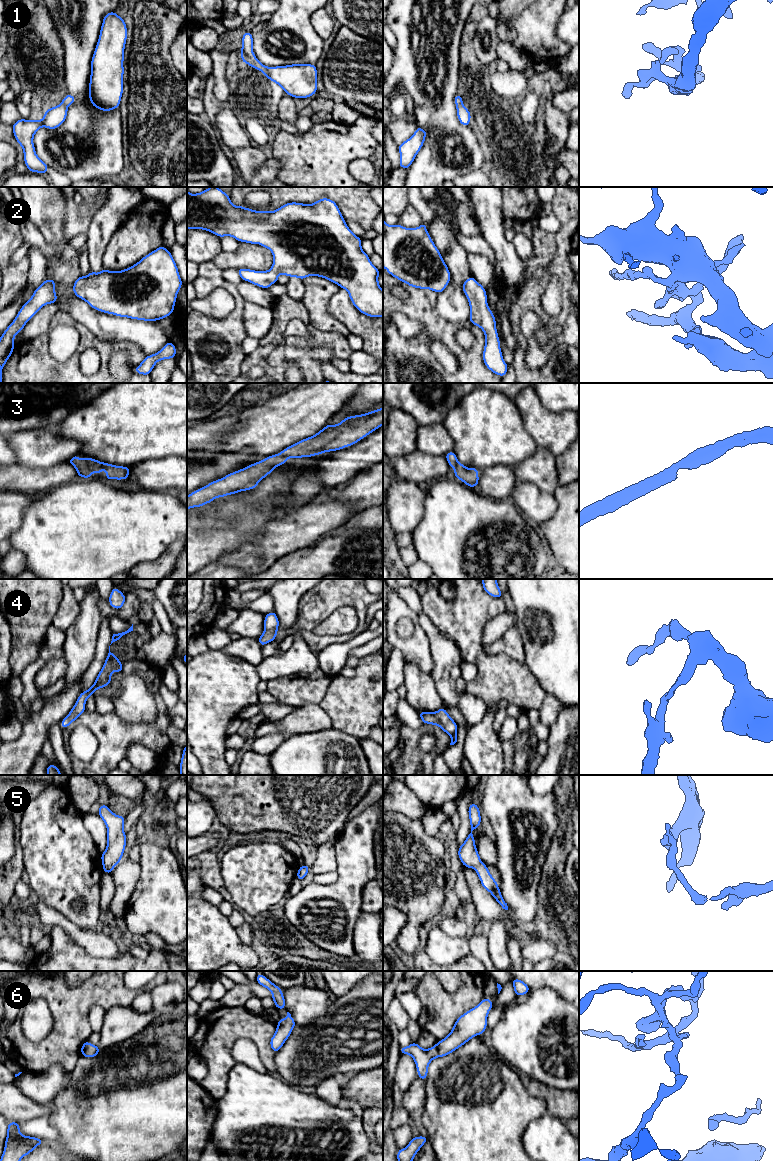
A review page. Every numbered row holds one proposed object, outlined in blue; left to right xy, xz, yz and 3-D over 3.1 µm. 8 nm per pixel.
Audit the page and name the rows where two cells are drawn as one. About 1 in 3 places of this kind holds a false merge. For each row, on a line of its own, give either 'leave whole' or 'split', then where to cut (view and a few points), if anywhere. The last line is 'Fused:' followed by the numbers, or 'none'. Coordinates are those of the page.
1: split; cut xz (240, 52), (256, 59)
2: leave whole; cut none
3: leave whole; cut none
4: leave whole; cut none
5: split; cut yz (481, 862), (474, 868)
6: leave whole; cut none
Fused: 1, 5

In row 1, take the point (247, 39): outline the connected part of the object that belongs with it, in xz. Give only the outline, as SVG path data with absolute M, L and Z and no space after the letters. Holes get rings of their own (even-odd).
M243 32L242 49L239 53L257 59L253 52L253 36L251 32Z

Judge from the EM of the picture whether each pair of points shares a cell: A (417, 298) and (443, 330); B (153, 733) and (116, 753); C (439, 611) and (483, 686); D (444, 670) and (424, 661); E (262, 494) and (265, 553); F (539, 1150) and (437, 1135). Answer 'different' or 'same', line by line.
A: same
B: same
C: same
D: different
E: different
F: different

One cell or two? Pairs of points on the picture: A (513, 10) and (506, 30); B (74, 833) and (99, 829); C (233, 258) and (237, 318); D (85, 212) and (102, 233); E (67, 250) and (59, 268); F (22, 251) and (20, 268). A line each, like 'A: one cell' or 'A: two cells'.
A: one cell
B: two cells
C: two cells
D: two cells
E: one cell
F: two cells

